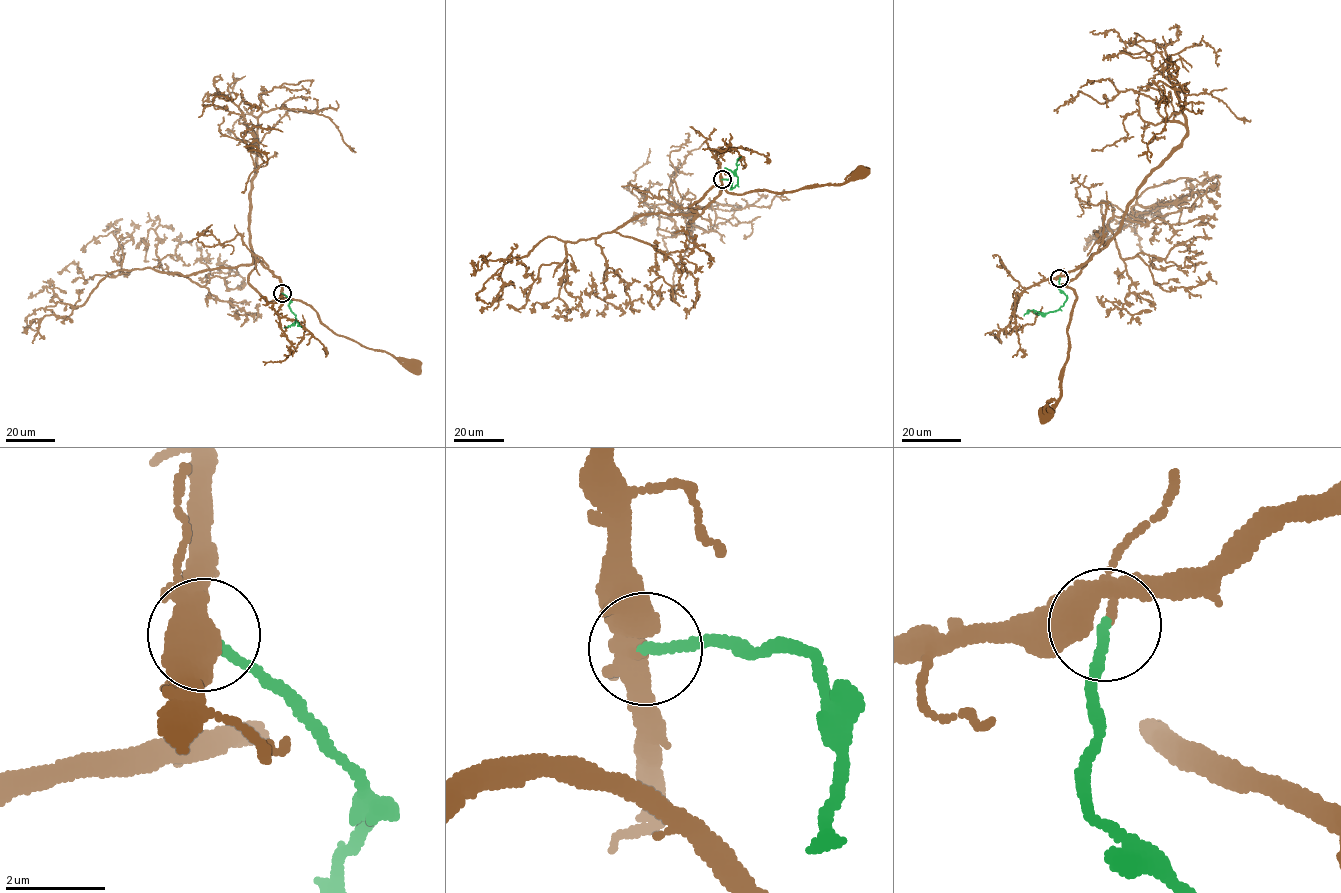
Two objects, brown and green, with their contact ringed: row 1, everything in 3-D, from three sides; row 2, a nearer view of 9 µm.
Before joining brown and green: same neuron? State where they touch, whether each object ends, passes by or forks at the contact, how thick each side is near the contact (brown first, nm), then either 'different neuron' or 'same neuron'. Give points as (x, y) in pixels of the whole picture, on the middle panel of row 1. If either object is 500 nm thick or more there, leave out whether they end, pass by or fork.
at (722, 179); brown forks there; green ends there; 200 nm thick on the brown side, 200 nm on the other; same neuron

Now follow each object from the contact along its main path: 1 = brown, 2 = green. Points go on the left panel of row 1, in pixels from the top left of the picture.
1: (282, 293), (281, 280), (256, 261), (248, 283), (261, 296), (269, 301), (299, 299), (335, 333), (413, 366)
2: (282, 293), (290, 301), (294, 323), (302, 327)

